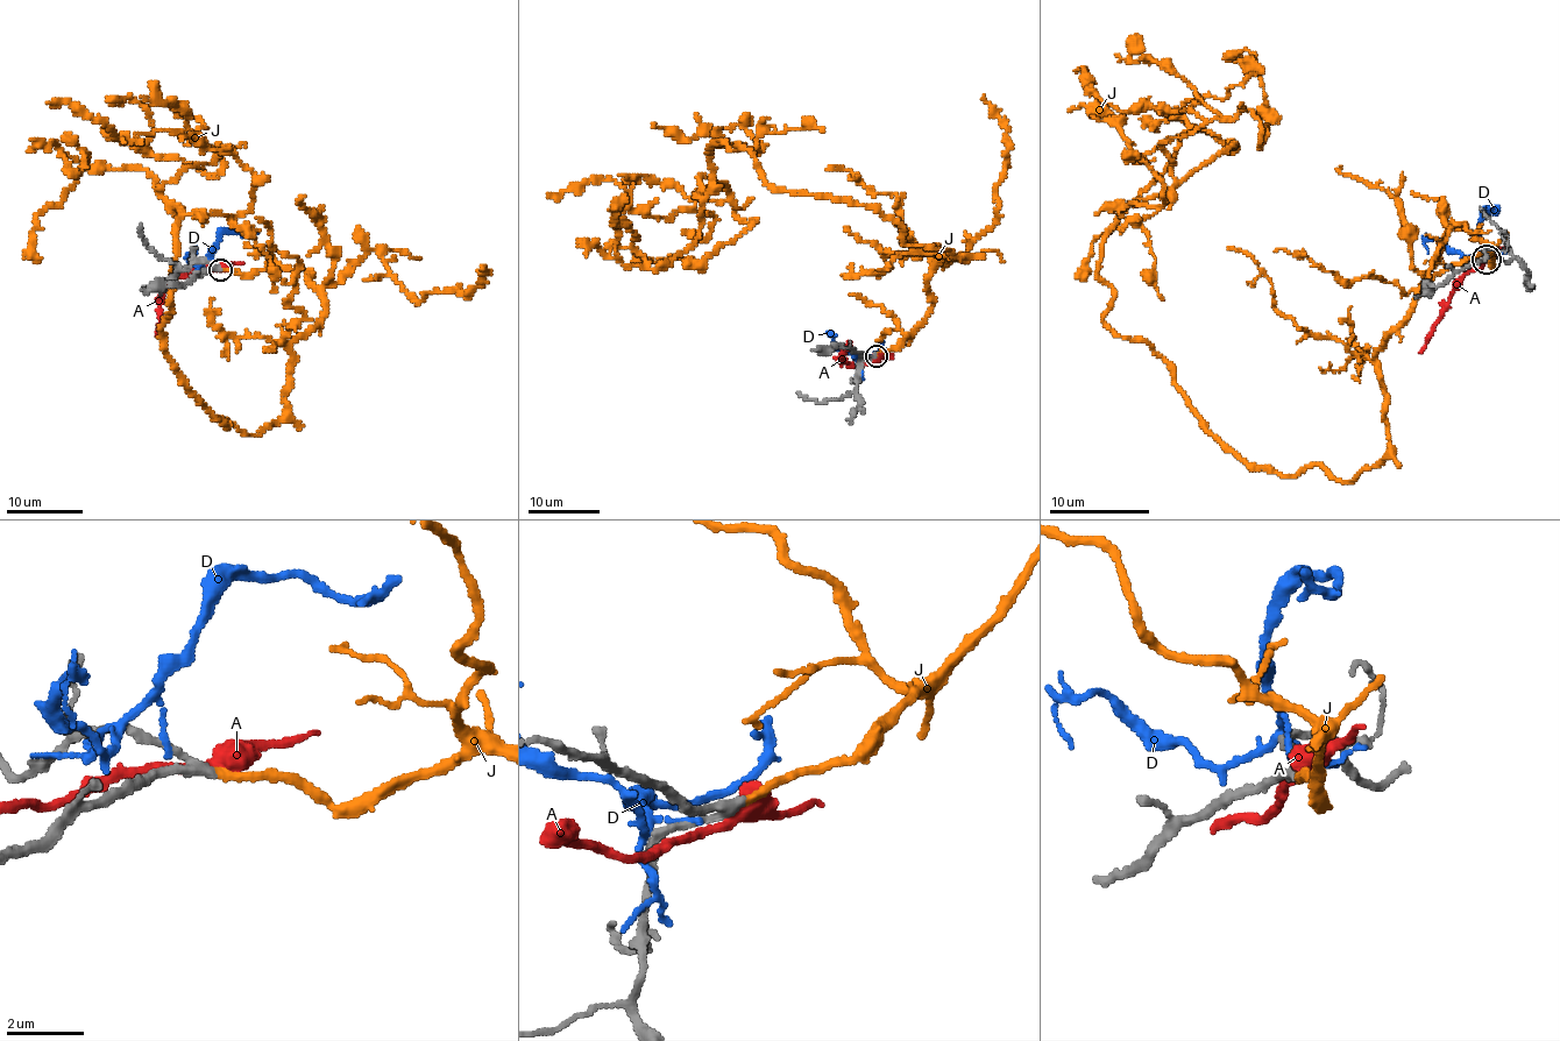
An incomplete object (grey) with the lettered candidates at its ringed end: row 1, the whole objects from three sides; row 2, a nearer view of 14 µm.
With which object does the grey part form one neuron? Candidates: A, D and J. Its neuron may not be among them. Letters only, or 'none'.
J

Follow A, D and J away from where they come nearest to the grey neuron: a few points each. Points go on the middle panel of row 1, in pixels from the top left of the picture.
A: (874, 358), (859, 366), (843, 363), (848, 342)
D: (866, 360), (856, 356), (857, 353), (872, 354), (881, 340)
J: (876, 356), (928, 248), (964, 257), (723, 141), (668, 220), (546, 197)

